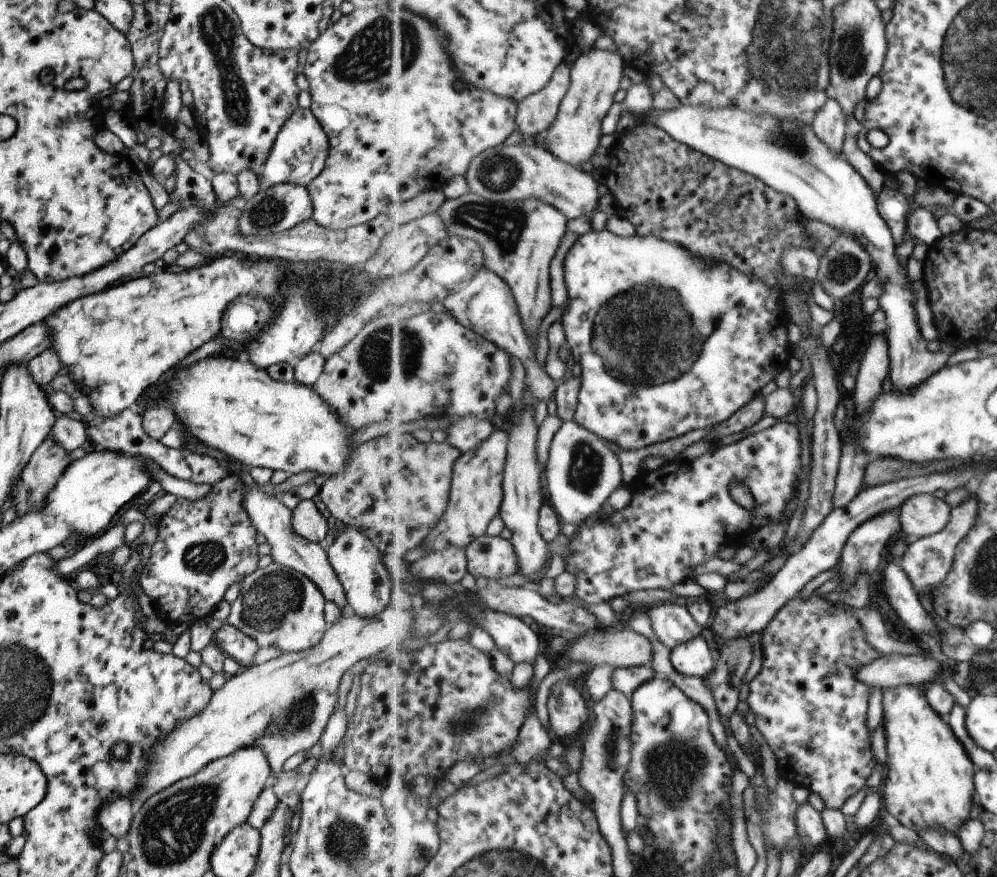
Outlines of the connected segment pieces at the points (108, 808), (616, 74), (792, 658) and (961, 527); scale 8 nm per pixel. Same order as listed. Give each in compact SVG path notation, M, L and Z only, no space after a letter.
M119 797L103 805L96 817L99 828L116 839L126 836L132 819L129 806L130 800L127 797Z
M593 49L584 51L573 62L570 72L570 89L567 91L558 112L558 120L544 134L545 146L557 158L579 167L579 163L592 160L603 136L602 126L616 103L615 94L621 88L625 75L626 60L618 51Z
M813 592L808 599L803 600L803 598L797 596L778 610L775 618L771 620L767 628L764 628L761 640L762 666L760 672L747 684L745 699L749 704L750 711L756 716L755 726L758 732L774 753L779 777L789 781L795 780L796 785L807 788L809 792L816 792L824 802L825 808L841 810L851 796L855 796L861 788L867 786L867 778L871 776L871 772L874 771L873 768L875 768L875 763L877 762L875 754L871 750L872 732L869 732L869 728L867 728L869 693L871 693L872 688L858 677L858 670L883 655L867 642L865 630L863 630L859 618L853 613L854 608L851 611L846 610L843 605L834 604L826 600L827 598L824 598L823 595Z
M976 494L967 499L962 505L954 507L952 510L951 522L945 530L925 537L917 541L910 541L905 550L905 558L903 558L903 570L909 576L909 580L913 583L915 590L921 595L931 595L937 591L945 582L950 570L953 568L958 546L960 542L966 538L970 530L974 528L979 507Z

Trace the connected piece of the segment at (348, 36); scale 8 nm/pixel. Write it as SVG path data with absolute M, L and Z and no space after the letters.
M385 4L382 7L368 9L354 8L349 13L341 15L337 22L330 22L325 30L309 44L302 74L308 82L309 109L322 126L329 143L328 155L321 172L305 187L312 202L311 219L334 233L355 225L368 223L372 218L375 218L375 215L385 212L389 204L403 204L422 192L443 188L453 177L465 176L469 172L474 158L487 149L502 145L517 130L518 103L475 87L467 88L467 90L455 88L453 66L449 62L445 48L441 46L441 38L435 30L435 25L406 7L391 7Z

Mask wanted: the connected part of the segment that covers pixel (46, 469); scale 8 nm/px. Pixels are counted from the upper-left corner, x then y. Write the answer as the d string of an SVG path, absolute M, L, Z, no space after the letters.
M51 432L47 433L43 442L29 455L23 470L19 471L15 486L13 486L7 498L6 506L12 505L15 508L16 518L22 517L28 512L41 510L44 507L48 492L54 487L59 475L63 474L66 466L69 466L71 461L69 453L54 441Z

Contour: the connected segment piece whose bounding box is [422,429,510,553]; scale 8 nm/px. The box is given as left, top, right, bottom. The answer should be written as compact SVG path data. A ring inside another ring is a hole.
M494 430L491 436L484 443L472 451L464 451L454 466L454 478L452 481L452 491L450 502L446 513L443 515L439 524L430 532L430 536L423 542L425 549L430 548L431 553L442 551L449 547L467 548L476 538L486 534L489 523L500 514L502 502L504 499L504 490L502 487L504 481L504 470L506 469L508 446L510 435L505 430Z

